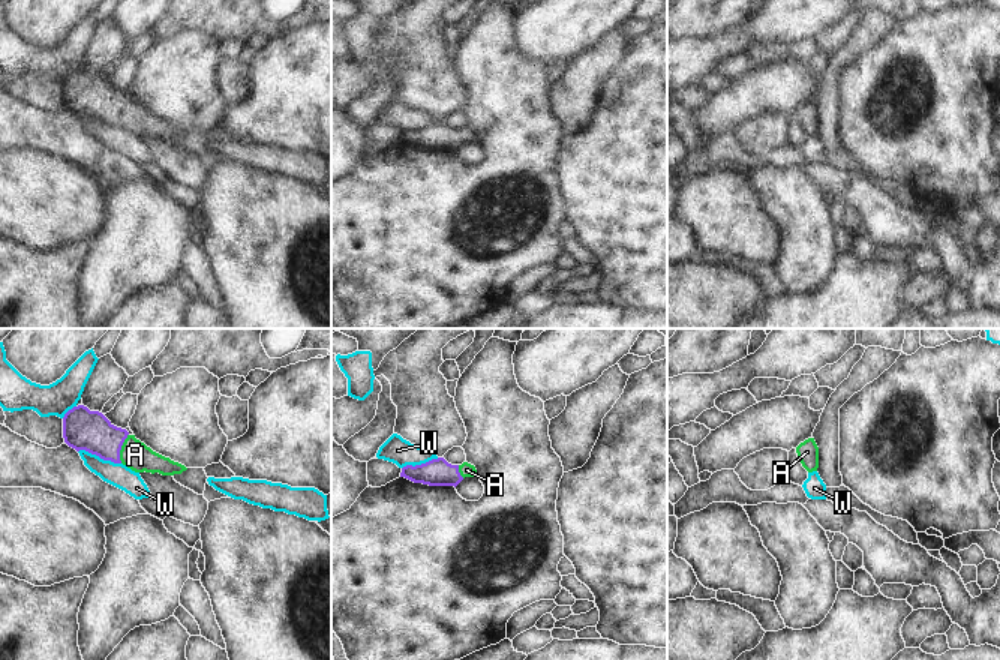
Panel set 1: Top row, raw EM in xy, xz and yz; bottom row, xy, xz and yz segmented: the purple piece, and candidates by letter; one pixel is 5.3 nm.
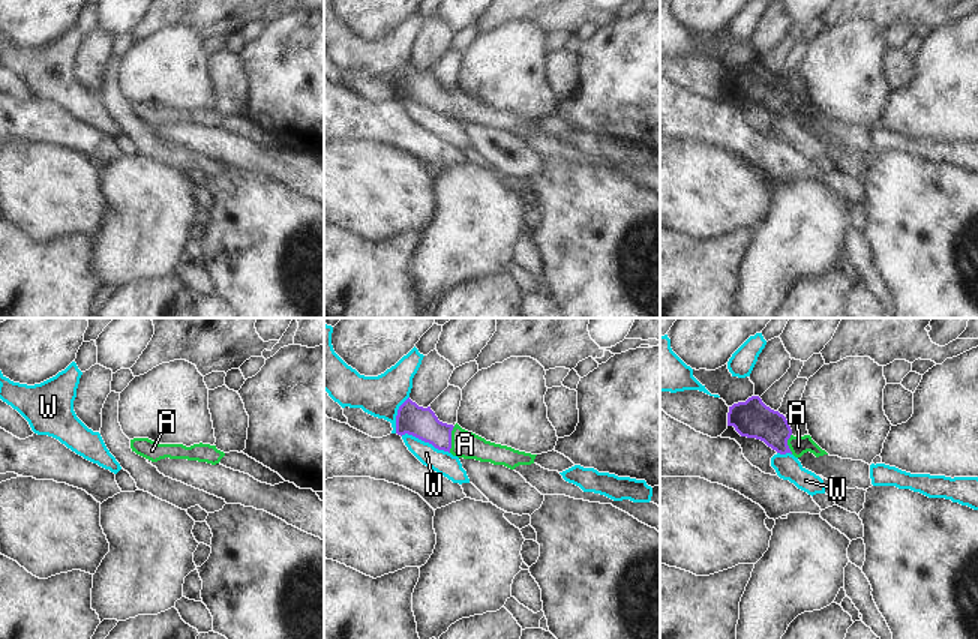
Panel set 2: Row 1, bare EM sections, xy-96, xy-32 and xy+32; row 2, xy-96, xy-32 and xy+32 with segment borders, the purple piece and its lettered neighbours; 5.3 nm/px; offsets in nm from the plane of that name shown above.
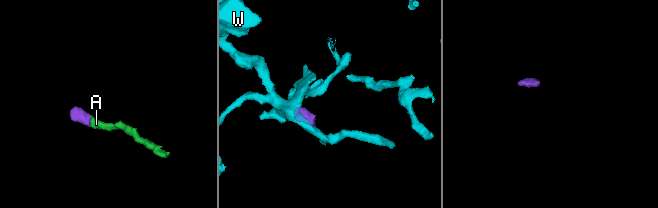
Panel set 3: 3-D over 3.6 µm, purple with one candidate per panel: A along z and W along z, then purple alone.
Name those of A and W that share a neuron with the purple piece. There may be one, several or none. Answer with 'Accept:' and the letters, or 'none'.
Accept: A

